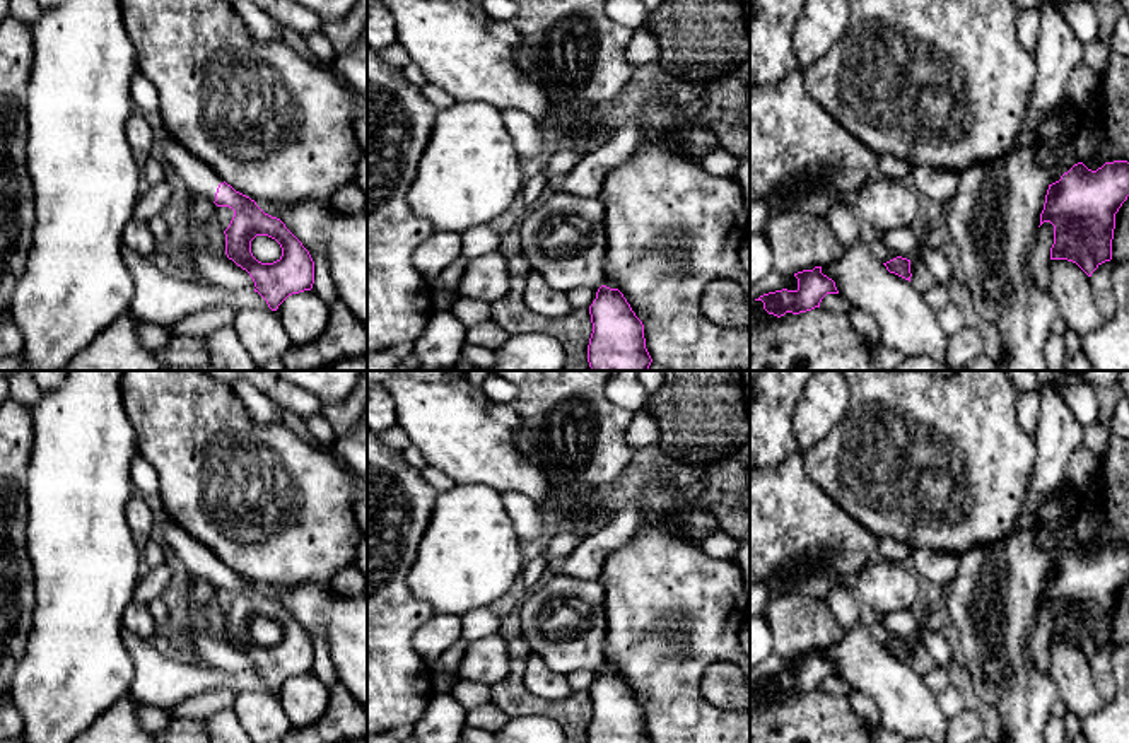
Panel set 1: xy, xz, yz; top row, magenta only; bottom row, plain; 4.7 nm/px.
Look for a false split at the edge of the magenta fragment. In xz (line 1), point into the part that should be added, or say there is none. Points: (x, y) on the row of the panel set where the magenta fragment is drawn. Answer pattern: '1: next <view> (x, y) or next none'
1: next none

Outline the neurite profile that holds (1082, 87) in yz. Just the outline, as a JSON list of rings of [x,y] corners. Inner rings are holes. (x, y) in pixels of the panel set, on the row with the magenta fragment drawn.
[[[1081,60],[1069,75],[1066,96],[1071,97],[1085,113],[1091,113],[1097,102],[1097,77]]]

